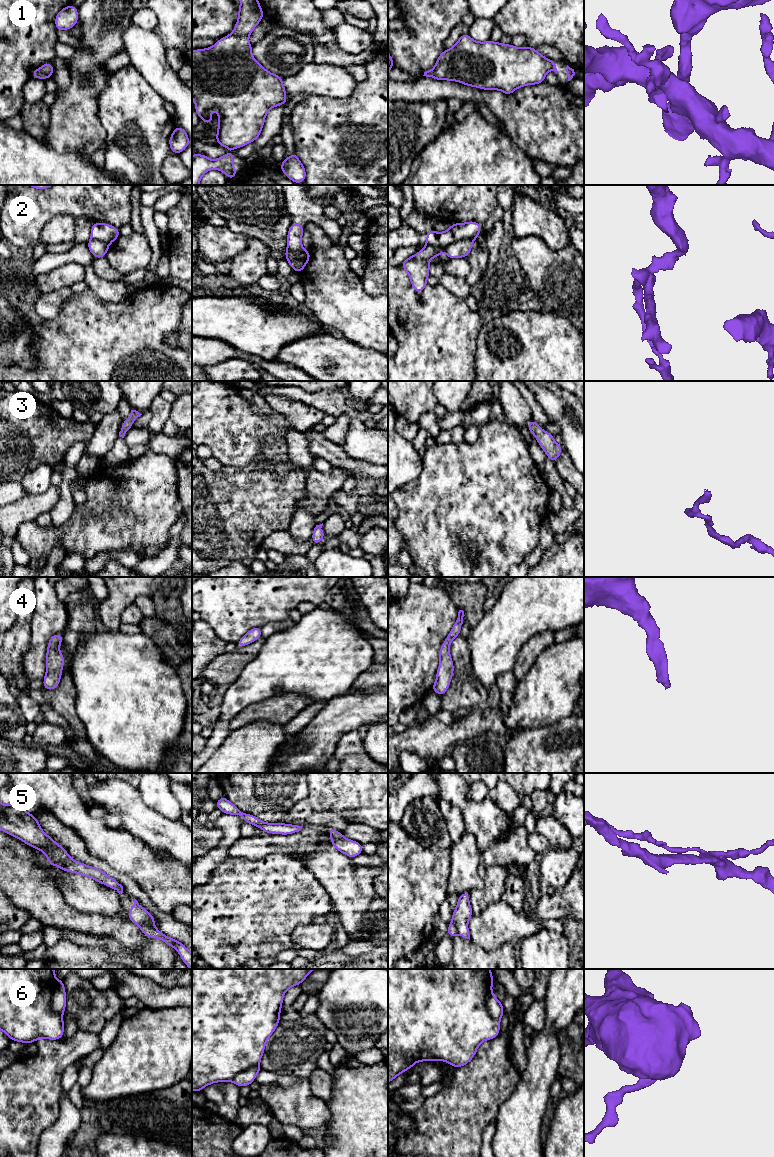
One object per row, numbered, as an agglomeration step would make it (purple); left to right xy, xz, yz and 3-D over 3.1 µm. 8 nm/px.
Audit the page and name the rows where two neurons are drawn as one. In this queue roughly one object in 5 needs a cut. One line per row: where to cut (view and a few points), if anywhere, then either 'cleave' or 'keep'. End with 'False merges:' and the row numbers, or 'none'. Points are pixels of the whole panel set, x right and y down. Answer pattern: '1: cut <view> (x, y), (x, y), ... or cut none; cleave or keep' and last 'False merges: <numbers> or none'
1: cut none; keep
2: cut yz (473, 240), (457, 239), (443, 246), (426, 244); cleave
3: cut none; keep
4: cut none; keep
5: cut xy (138, 924), (147, 924), (155, 928); cleave
6: cut xy (56, 980), (51, 999), (51, 1008), (61, 1014); cleave
False merges: 2, 5, 6

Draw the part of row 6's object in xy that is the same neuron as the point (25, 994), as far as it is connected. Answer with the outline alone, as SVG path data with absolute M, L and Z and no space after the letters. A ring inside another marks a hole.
M0 969L0 1030L11 1041L29 1044L36 1042L39 1038L59 1040L64 1036L63 1016L51 1009L55 985L54 969Z

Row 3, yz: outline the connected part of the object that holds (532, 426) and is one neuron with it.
M534 419L529 421L527 428L530 433L535 436L538 444L544 450L546 456L555 464L559 458L559 455L563 451L563 446L557 444L554 440L554 436L540 428Z

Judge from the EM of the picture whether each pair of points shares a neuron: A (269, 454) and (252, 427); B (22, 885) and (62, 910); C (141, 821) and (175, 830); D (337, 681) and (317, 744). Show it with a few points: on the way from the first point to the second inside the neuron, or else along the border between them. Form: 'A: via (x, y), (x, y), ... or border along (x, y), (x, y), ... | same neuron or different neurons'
A: border along (285, 439), (266, 437), (263, 448), (249, 464) | different neurons
B: via (32, 890), (52, 910) | same neuron
C: via (149, 825), (155, 829), (167, 830) | same neuron
D: border along (348, 690), (341, 695), (333, 696), (328, 701) | different neurons

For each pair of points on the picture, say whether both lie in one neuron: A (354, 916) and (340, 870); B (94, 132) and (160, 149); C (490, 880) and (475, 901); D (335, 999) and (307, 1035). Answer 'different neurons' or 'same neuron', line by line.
A: same neuron
B: different neurons
C: same neuron
D: different neurons

